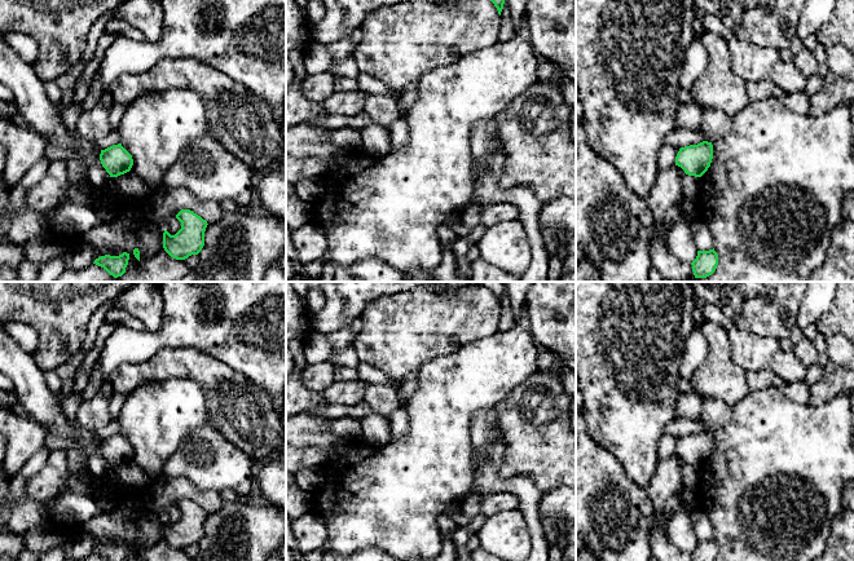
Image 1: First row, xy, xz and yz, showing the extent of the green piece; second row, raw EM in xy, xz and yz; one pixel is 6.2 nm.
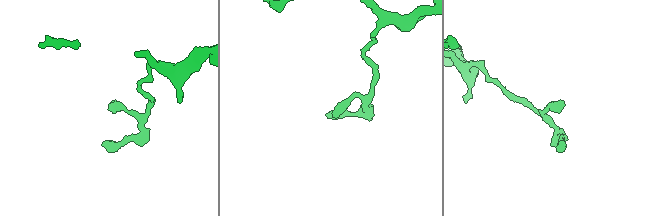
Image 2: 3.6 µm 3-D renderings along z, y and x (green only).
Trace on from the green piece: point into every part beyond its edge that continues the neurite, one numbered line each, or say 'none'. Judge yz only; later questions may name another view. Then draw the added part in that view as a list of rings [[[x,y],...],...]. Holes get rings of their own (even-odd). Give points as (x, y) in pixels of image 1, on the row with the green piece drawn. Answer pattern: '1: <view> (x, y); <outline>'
none

